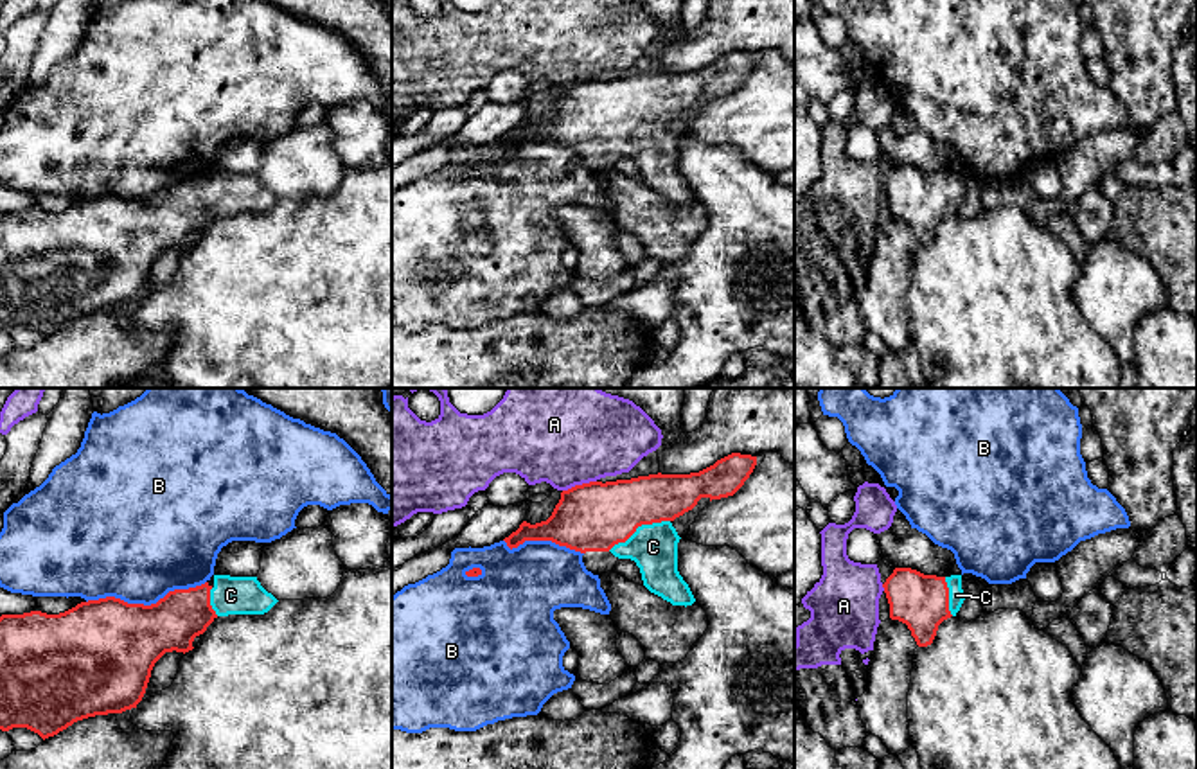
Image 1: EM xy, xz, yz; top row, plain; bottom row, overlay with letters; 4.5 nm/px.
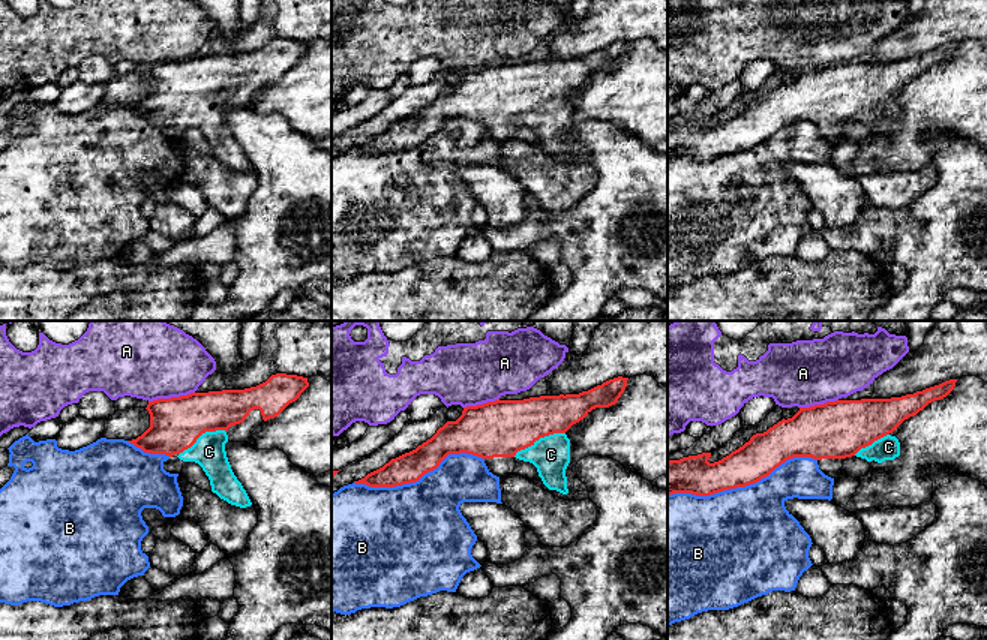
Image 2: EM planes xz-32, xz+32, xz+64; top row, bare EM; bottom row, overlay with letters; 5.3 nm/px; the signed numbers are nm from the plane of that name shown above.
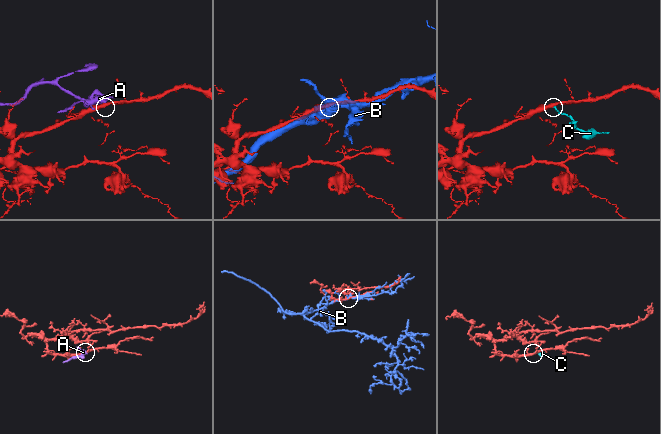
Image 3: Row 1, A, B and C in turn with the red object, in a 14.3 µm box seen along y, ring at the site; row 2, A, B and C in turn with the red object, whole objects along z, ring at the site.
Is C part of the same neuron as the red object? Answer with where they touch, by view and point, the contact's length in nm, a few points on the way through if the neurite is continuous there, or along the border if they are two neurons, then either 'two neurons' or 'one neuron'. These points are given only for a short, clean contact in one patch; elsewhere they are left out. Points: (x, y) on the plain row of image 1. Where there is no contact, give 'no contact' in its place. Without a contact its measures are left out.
meets red in xz at (638, 123); contact 320 nm long; runs through xz (595, 114), (626, 114), (638, 123), (653, 144); one neuron

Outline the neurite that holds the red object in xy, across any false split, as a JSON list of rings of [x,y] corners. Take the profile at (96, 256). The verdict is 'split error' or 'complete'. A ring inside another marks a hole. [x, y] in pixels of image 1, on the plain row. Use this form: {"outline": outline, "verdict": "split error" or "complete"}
{"outline": [[[214,172],[212,183],[174,187],[151,203],[106,194],[59,212],[2,212],[0,327],[27,325],[45,338],[77,318],[137,305],[155,261],[165,250],[192,248],[194,235],[217,214],[264,212],[277,199],[257,174]]], "verdict": "split error"}

